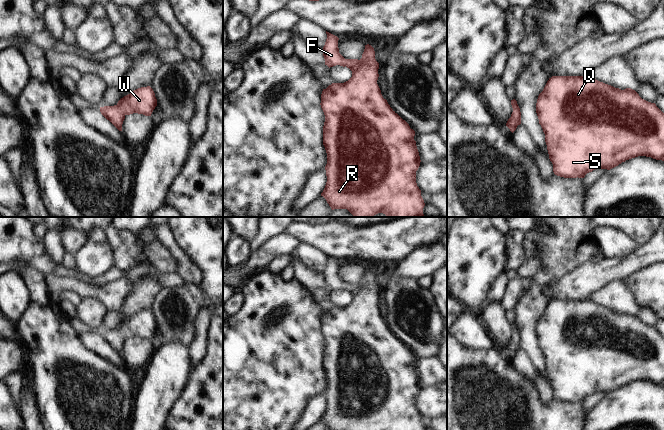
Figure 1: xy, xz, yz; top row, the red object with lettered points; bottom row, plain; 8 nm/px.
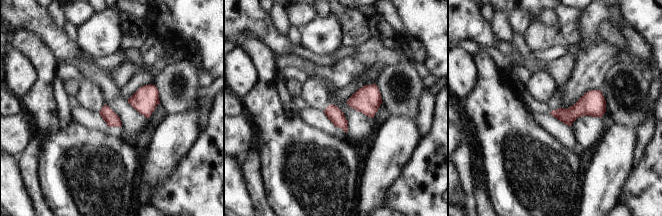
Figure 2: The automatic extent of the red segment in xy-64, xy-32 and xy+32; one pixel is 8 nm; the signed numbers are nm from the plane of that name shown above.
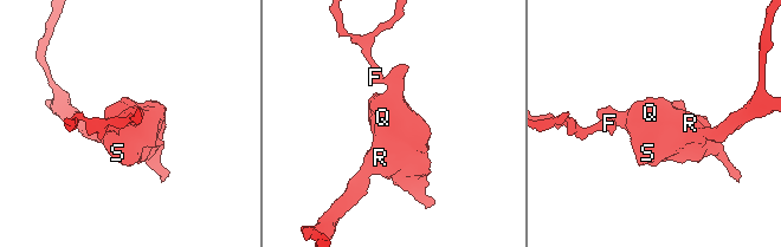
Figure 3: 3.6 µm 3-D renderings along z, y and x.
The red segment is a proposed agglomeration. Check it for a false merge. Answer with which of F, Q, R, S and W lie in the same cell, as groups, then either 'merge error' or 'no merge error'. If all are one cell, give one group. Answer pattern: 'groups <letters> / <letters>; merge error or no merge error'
groups F Q R S W; no merge error

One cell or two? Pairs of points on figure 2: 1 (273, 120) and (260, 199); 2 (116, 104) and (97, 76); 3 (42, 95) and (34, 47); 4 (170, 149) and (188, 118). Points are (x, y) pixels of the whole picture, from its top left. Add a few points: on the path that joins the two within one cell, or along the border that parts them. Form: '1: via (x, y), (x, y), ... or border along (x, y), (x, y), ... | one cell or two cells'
1: border along (259, 160), (259, 171), (269, 205) | two cells
2: via (112, 97), (111, 92), (104, 83) | one cell
3: via (42, 83), (42, 59) | one cell
4: via (170, 141), (185, 126) | one cell

